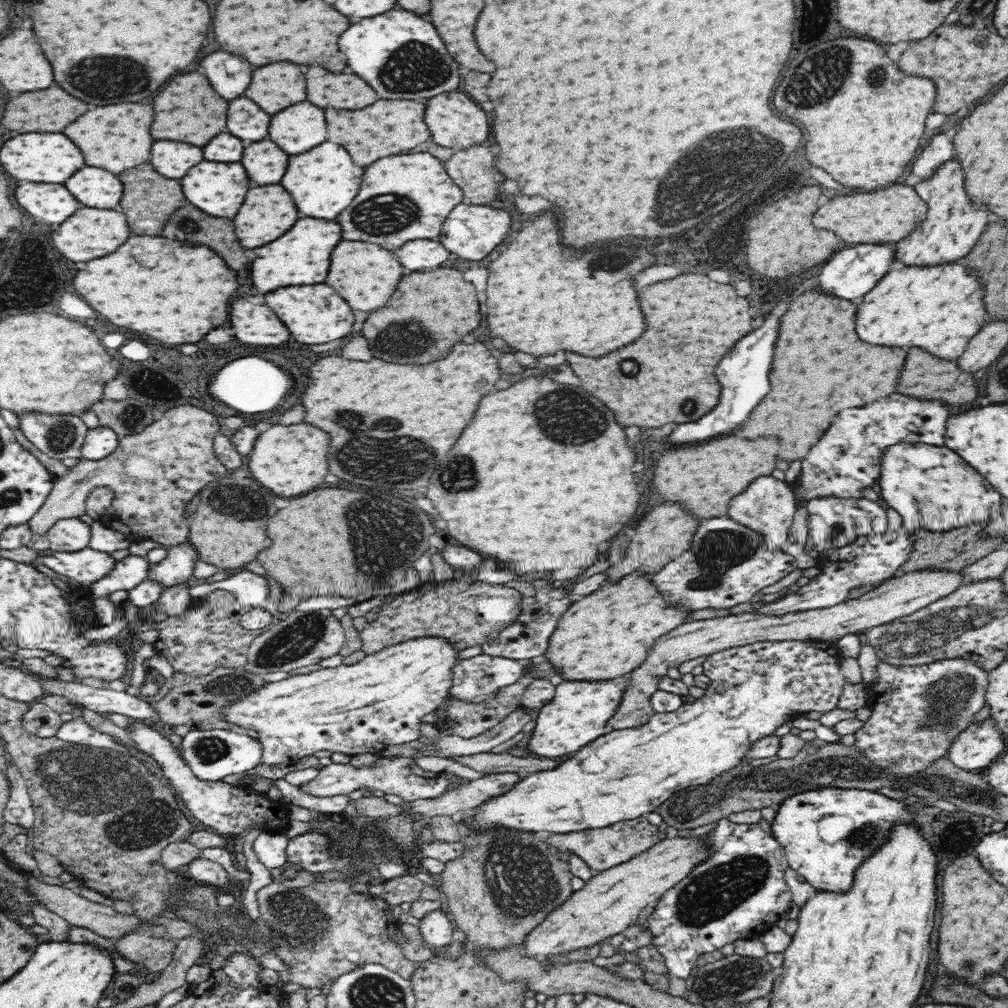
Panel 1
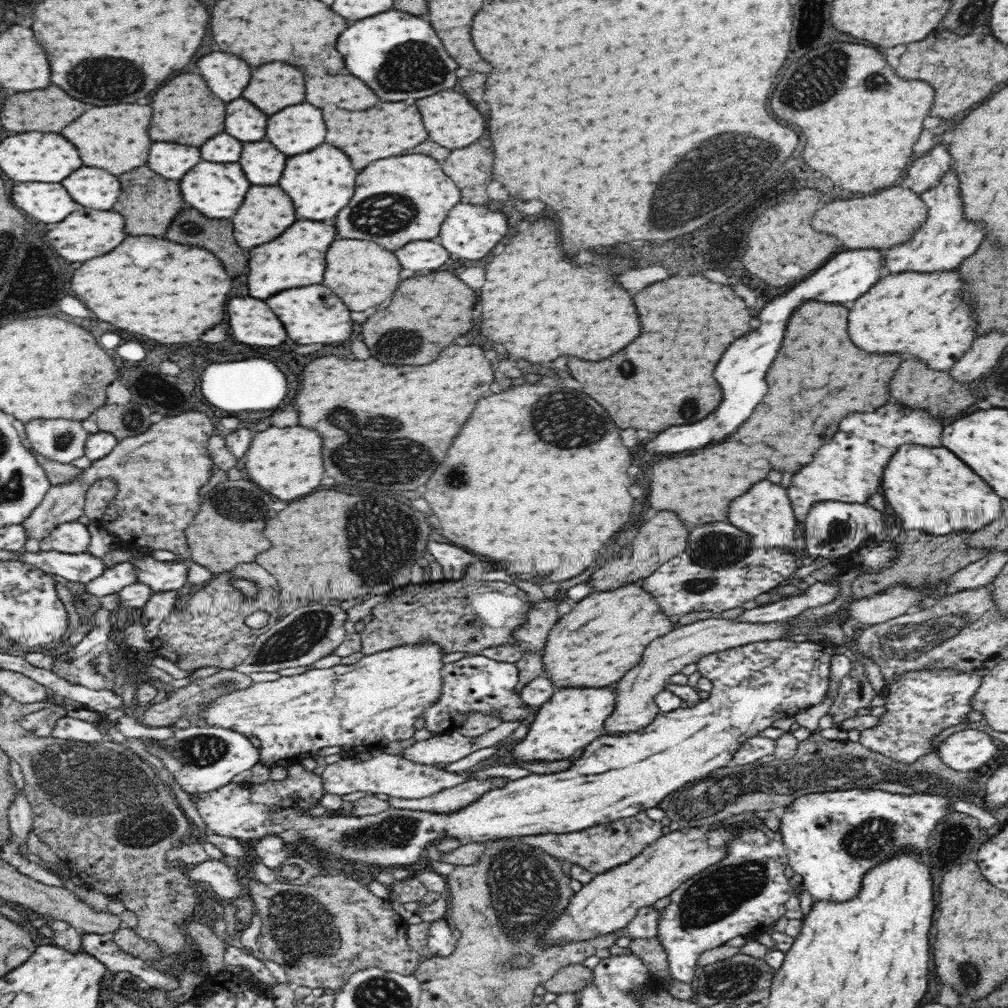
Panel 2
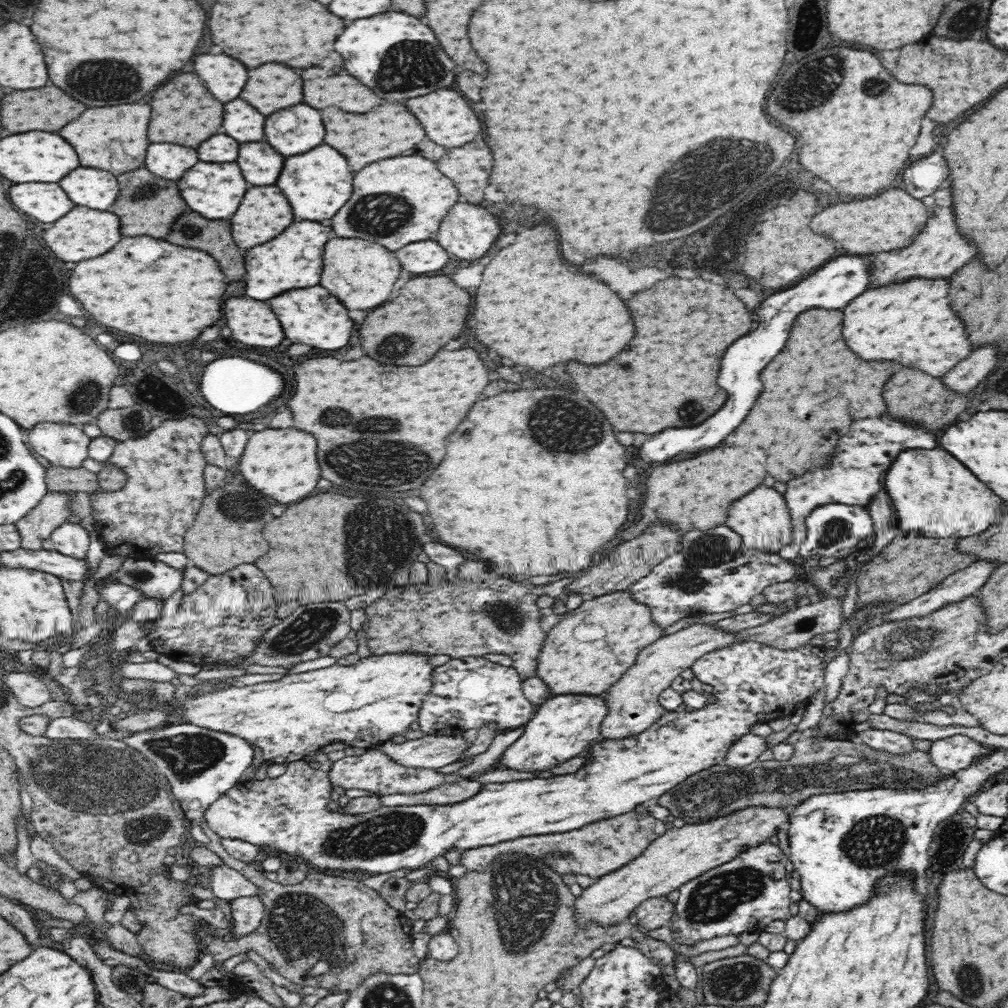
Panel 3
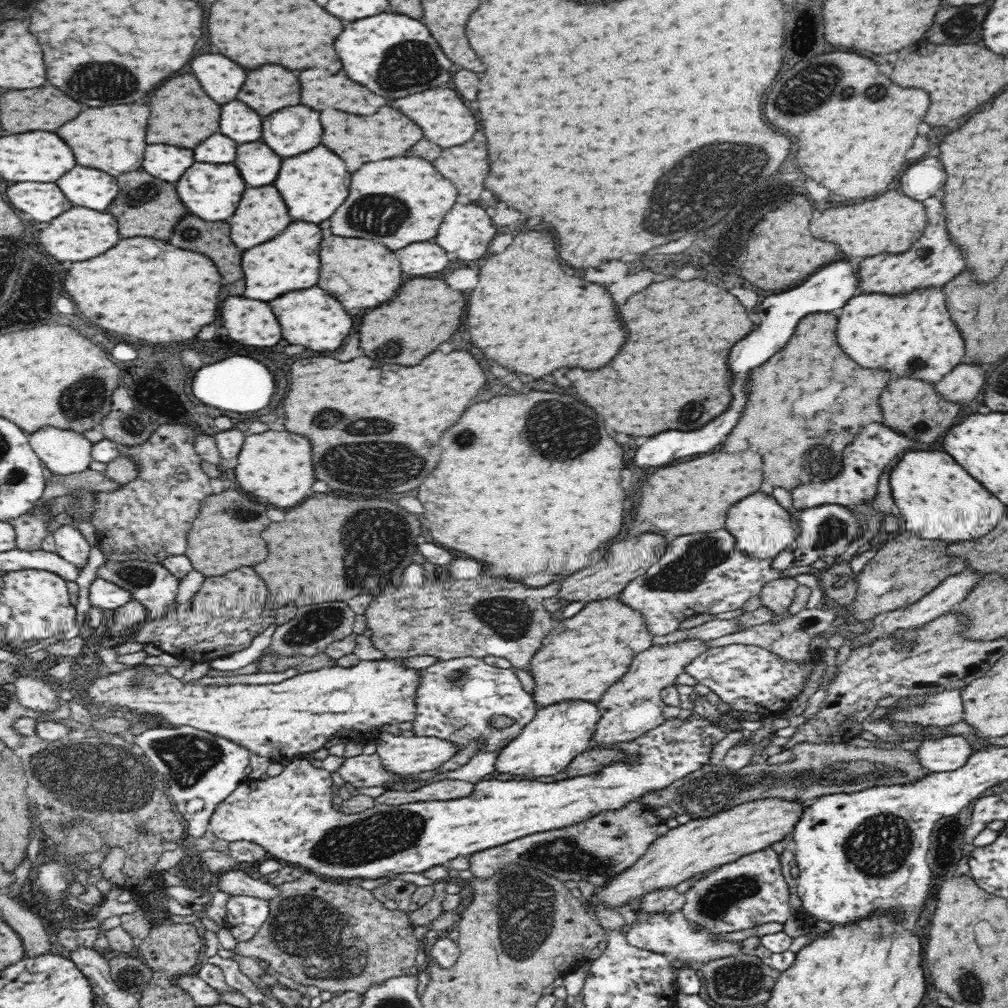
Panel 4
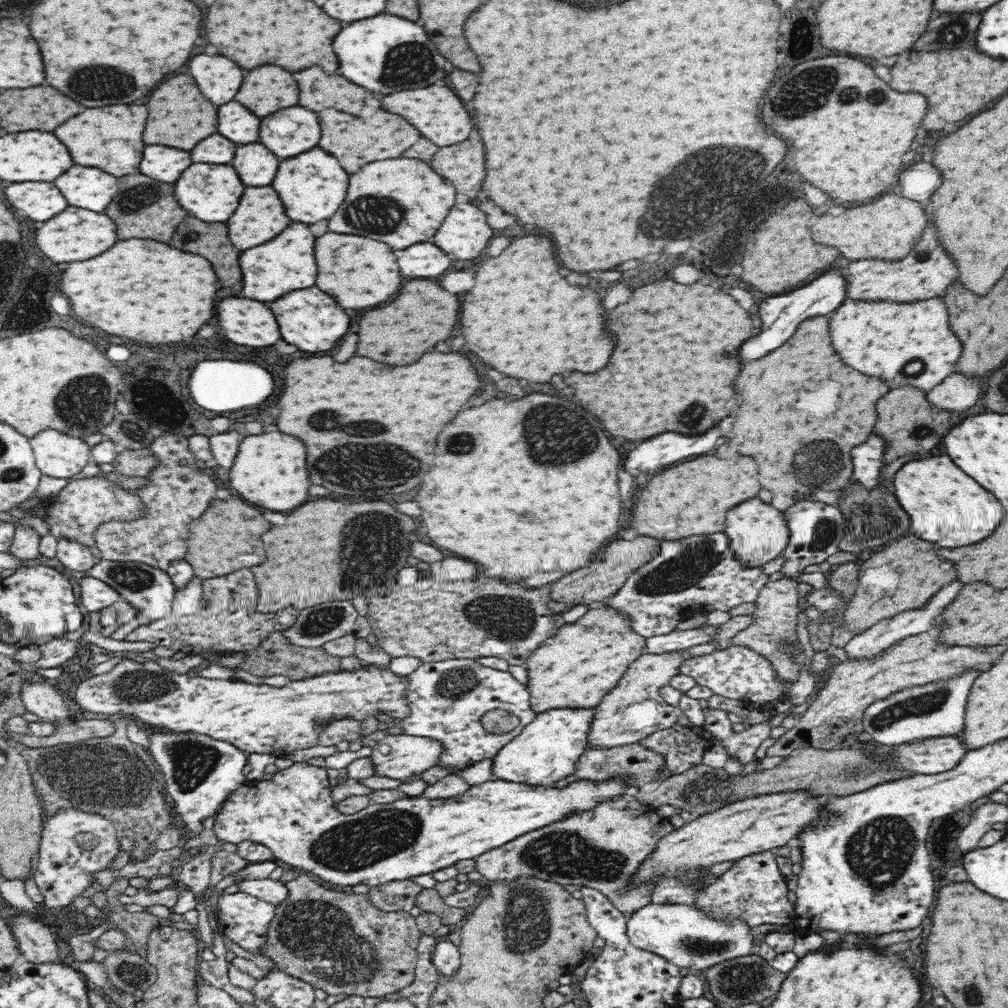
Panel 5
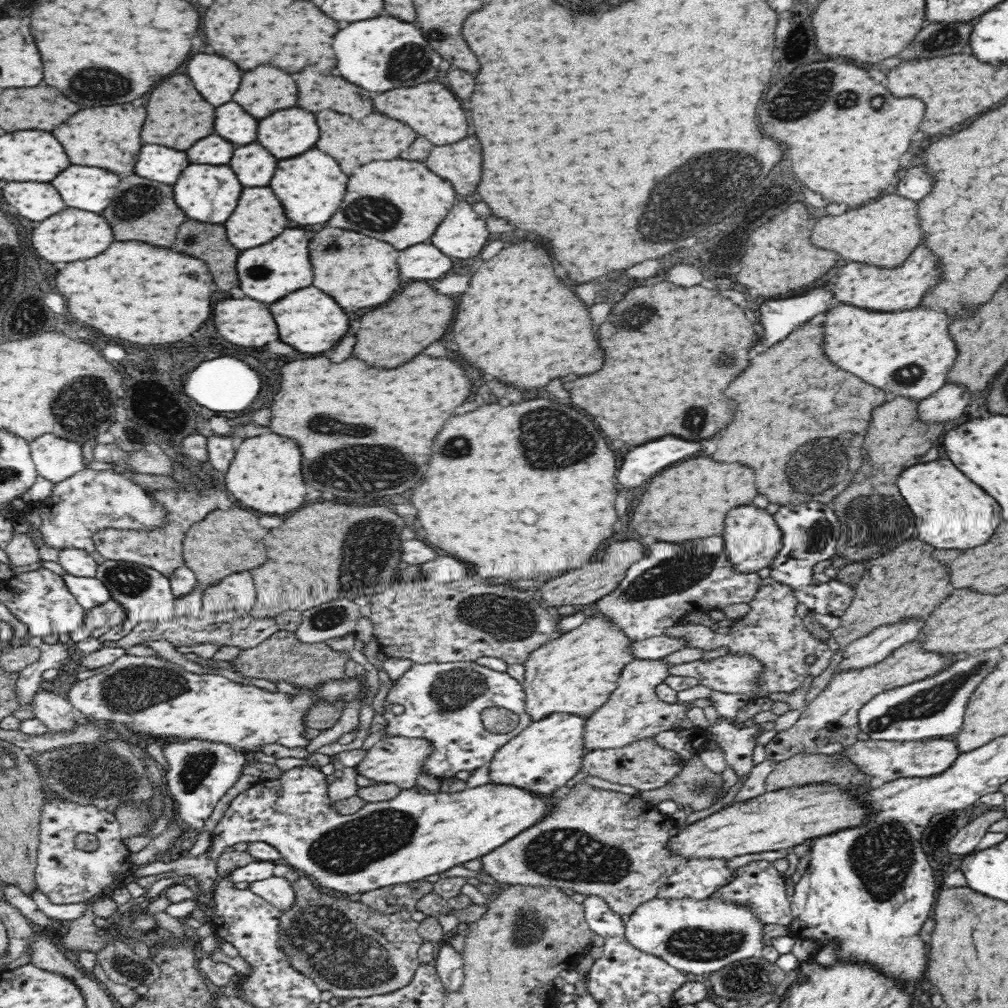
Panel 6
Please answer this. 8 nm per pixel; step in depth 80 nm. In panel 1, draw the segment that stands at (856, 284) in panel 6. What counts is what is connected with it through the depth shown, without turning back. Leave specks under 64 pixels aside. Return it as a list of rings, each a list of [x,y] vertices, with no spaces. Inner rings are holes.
[[[956,160],[940,164],[940,168],[928,178],[930,180],[916,184],[916,192],[928,205],[926,220],[911,235],[895,243],[896,265],[928,267],[964,260],[988,224],[988,208],[972,208],[972,204],[968,204],[968,194],[964,192],[964,170]]]

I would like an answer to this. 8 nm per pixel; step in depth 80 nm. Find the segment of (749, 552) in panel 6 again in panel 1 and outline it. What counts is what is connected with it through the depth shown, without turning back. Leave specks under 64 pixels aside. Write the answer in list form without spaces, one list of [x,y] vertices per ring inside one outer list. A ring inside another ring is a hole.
[[[760,476],[760,480],[754,480],[740,496],[732,498],[728,514],[738,523],[759,532],[764,537],[764,546],[780,548],[787,542],[796,508],[797,496],[792,486],[774,476]]]

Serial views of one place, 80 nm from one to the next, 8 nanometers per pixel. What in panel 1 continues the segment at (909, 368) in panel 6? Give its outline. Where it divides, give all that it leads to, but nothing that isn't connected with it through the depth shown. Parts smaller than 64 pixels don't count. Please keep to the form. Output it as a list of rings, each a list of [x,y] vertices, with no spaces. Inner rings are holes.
[[[964,260],[960,264],[948,264],[948,268],[927,268],[895,265],[878,284],[864,296],[856,314],[856,332],[864,342],[880,346],[920,346],[945,362],[957,360],[966,350],[967,342],[986,323],[985,287],[981,279],[968,268]]]

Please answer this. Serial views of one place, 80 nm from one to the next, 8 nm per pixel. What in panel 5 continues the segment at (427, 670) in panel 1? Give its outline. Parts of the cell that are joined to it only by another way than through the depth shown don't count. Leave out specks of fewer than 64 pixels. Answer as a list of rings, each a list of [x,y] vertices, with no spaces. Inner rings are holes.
[[[124,660],[111,671],[94,675],[78,685],[76,702],[96,714],[130,714],[140,718],[146,724],[156,728],[164,728],[170,732],[196,732],[207,735],[216,740],[224,740],[234,744],[247,754],[270,754],[275,758],[286,757],[284,753],[292,753],[302,749],[314,748],[319,745],[319,736],[334,722],[340,720],[356,720],[359,724],[368,718],[379,714],[388,715],[392,719],[400,720],[409,716],[406,703],[406,675],[393,673],[388,666],[369,664],[358,670],[340,670],[336,672],[320,672],[310,678],[292,681],[281,688],[266,684],[246,684],[246,682],[230,682],[230,680],[206,680],[176,672],[164,672],[162,666],[156,662],[134,662]]]

